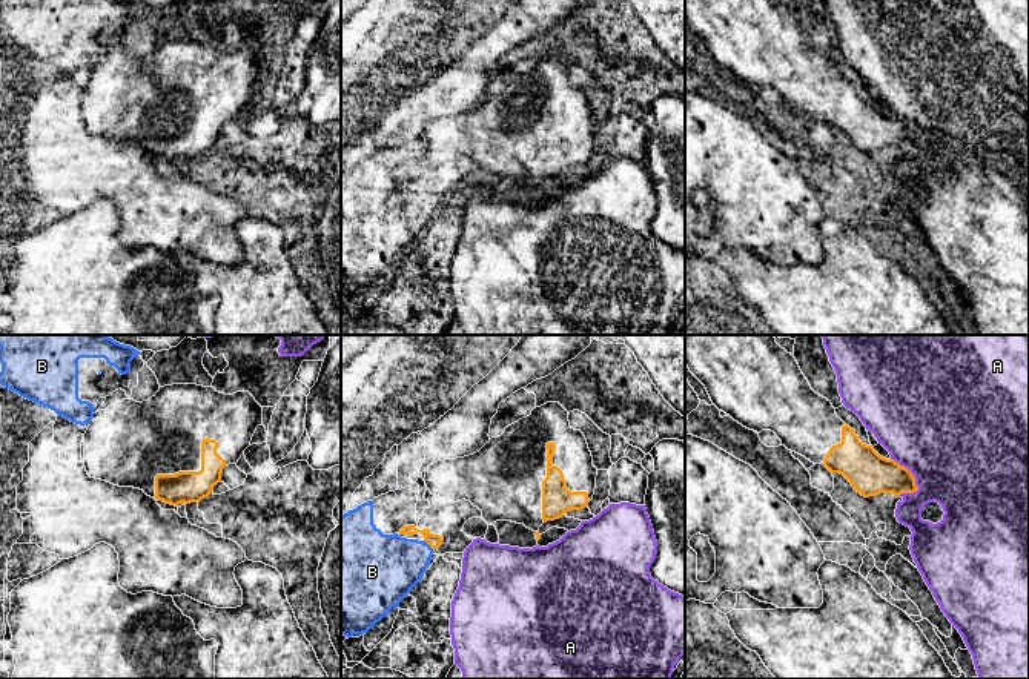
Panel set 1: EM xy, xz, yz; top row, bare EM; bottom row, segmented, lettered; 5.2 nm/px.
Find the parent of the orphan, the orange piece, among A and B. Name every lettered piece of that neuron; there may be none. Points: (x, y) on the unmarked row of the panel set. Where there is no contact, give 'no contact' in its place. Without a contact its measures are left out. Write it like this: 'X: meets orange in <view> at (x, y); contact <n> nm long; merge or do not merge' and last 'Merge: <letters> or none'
A: meets orange in yz at (911, 129); contact 220 nm long; do not merge
B: meets orange in xz at (427, 198); contact 70 nm long; do not merge
Merge: none

